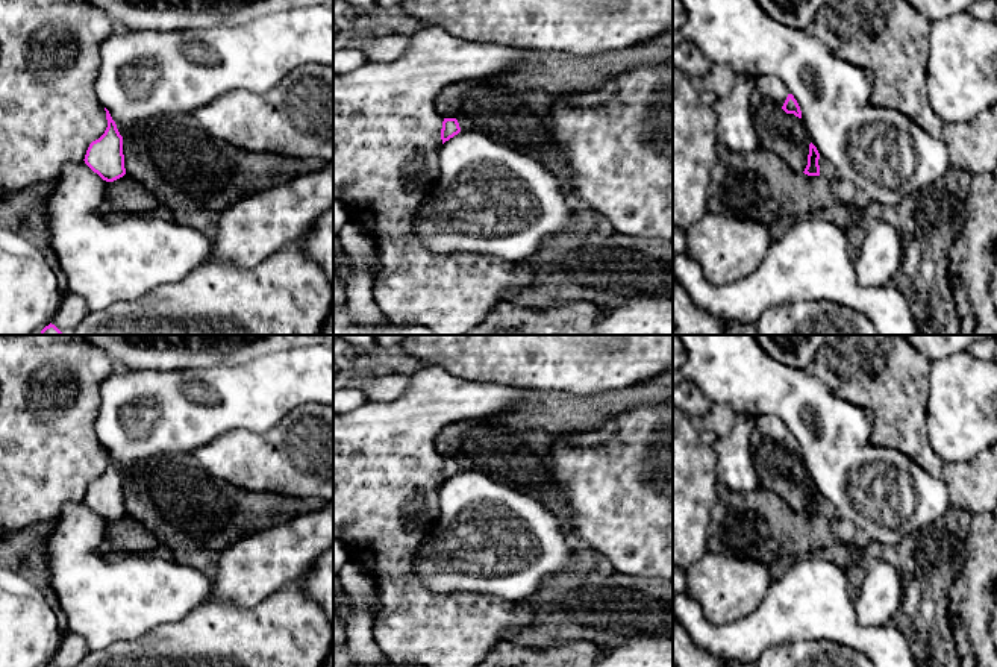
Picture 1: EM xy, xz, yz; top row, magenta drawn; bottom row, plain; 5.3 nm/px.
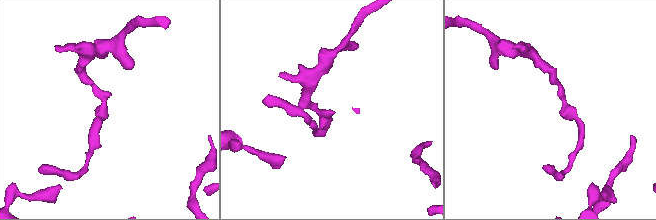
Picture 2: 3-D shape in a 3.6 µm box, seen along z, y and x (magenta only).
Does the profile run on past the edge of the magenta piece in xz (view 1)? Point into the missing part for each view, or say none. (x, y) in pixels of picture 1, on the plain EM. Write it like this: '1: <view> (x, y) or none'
1: none

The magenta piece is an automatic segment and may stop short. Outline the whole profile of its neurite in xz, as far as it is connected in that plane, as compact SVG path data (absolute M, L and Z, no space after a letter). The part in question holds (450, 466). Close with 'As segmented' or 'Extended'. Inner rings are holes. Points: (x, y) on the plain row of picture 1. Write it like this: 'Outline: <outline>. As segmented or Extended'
Outline: M444 458L441 468L442 484L461 471L459 462L456 458Z. As segmented

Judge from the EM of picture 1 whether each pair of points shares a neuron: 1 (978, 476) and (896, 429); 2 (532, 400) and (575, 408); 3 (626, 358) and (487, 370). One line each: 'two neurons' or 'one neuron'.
1: one neuron
2: one neuron
3: one neuron

